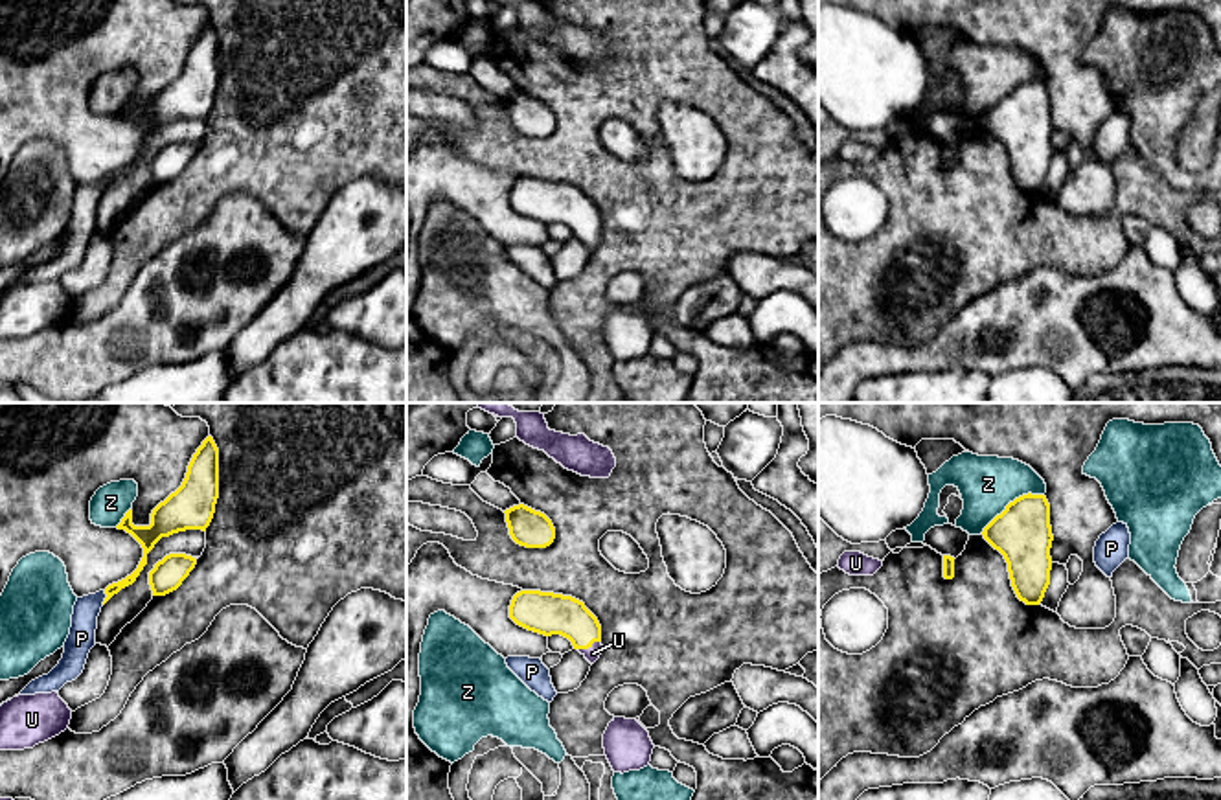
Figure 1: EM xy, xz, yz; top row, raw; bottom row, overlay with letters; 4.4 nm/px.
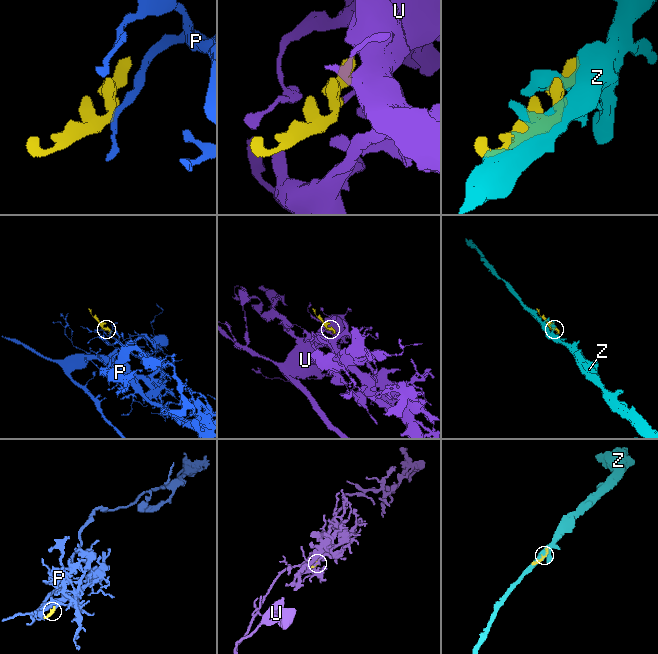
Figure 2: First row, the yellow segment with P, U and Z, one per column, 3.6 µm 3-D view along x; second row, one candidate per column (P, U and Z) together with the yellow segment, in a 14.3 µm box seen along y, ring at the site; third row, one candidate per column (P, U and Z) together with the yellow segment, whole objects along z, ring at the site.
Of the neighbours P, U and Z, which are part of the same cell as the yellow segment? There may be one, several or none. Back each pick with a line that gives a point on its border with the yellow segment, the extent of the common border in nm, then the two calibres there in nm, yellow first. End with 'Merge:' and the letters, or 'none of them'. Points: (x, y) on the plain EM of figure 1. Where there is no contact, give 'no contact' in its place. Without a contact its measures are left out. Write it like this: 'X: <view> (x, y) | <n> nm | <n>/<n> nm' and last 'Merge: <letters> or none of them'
U: xz (589, 234) | 110 nm | 190/70 nm
Merge: U

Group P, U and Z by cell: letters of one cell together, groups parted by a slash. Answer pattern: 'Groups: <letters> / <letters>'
Groups: P / U / Z

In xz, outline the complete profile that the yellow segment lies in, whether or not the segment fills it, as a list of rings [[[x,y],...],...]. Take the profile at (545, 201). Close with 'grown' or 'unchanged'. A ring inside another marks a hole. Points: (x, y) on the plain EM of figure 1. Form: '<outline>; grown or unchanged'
[[[520,178],[509,193],[509,206],[533,221],[568,226],[590,252],[601,243],[601,213],[583,189],[541,178]]]; grown

